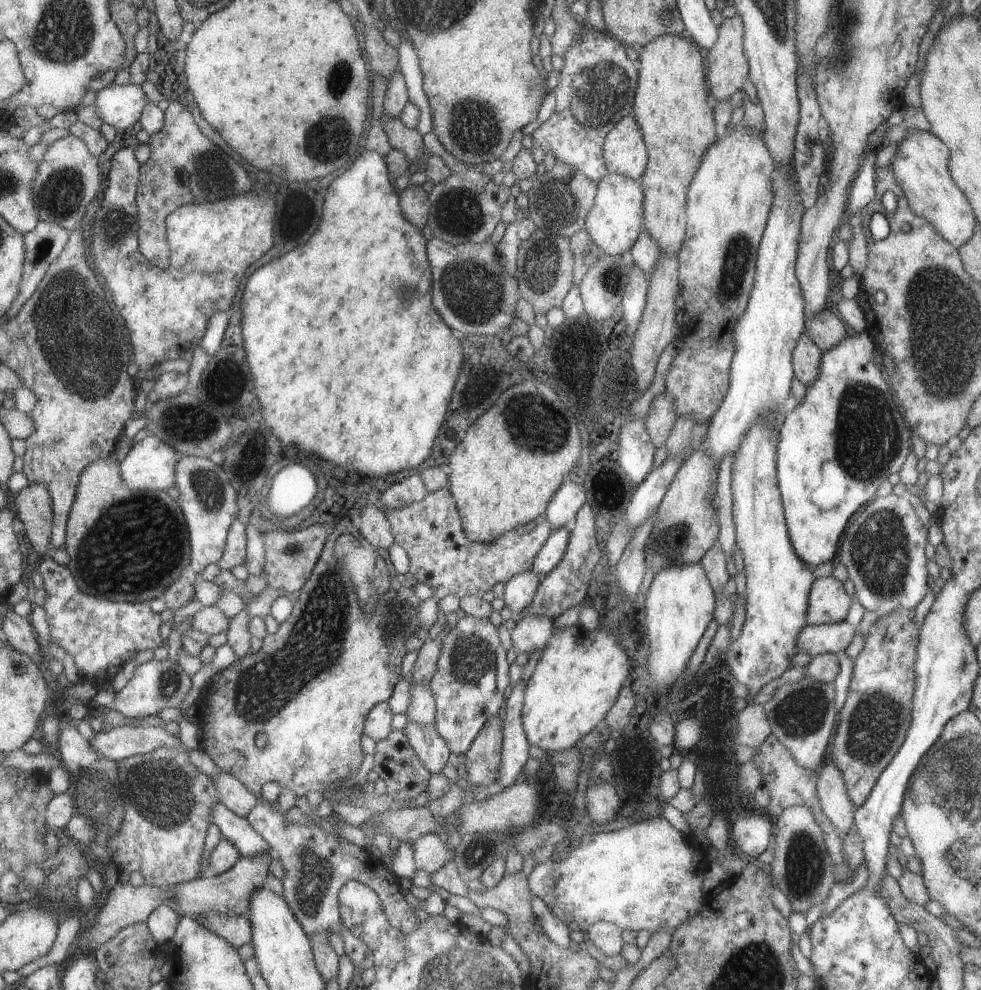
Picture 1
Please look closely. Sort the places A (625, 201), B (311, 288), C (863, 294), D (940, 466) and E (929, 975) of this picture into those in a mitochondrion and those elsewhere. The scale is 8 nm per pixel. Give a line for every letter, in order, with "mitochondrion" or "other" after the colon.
A: other
B: other
C: other
D: other
E: other

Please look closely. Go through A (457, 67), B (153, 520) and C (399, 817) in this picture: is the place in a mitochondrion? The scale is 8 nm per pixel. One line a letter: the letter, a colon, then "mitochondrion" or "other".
A: other
B: mitochondrion
C: other

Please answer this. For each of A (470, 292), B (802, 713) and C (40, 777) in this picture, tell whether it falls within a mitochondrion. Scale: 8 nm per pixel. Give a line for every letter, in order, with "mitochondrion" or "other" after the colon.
A: mitochondrion
B: mitochondrion
C: other

